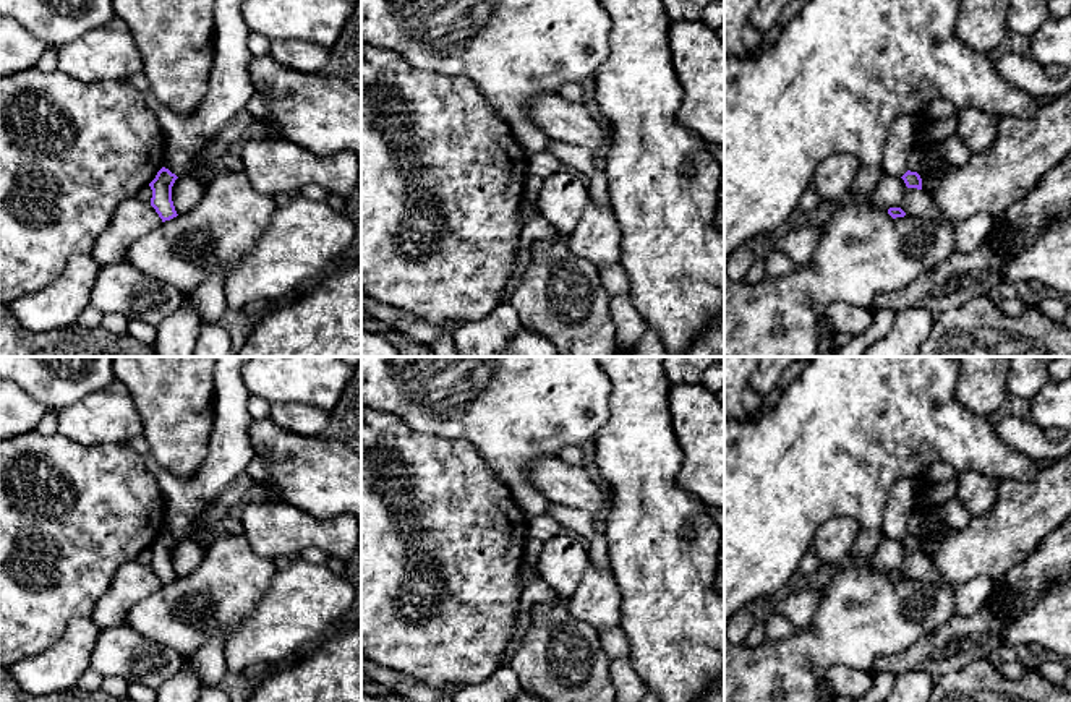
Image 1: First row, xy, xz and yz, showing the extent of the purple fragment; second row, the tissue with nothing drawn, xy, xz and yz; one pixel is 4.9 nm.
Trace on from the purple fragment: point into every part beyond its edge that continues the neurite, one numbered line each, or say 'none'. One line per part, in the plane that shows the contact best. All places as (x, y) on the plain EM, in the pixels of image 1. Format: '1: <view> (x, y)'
none

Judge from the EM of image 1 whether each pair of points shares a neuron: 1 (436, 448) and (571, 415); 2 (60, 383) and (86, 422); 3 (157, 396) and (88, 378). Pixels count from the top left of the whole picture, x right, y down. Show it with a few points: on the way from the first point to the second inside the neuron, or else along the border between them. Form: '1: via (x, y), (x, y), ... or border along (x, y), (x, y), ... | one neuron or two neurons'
1: border along (430, 433), (467, 440), (491, 469) | two neurons
2: border along (107, 385), (55, 412) | two neurons
3: border along (114, 373), (117, 378) | two neurons

